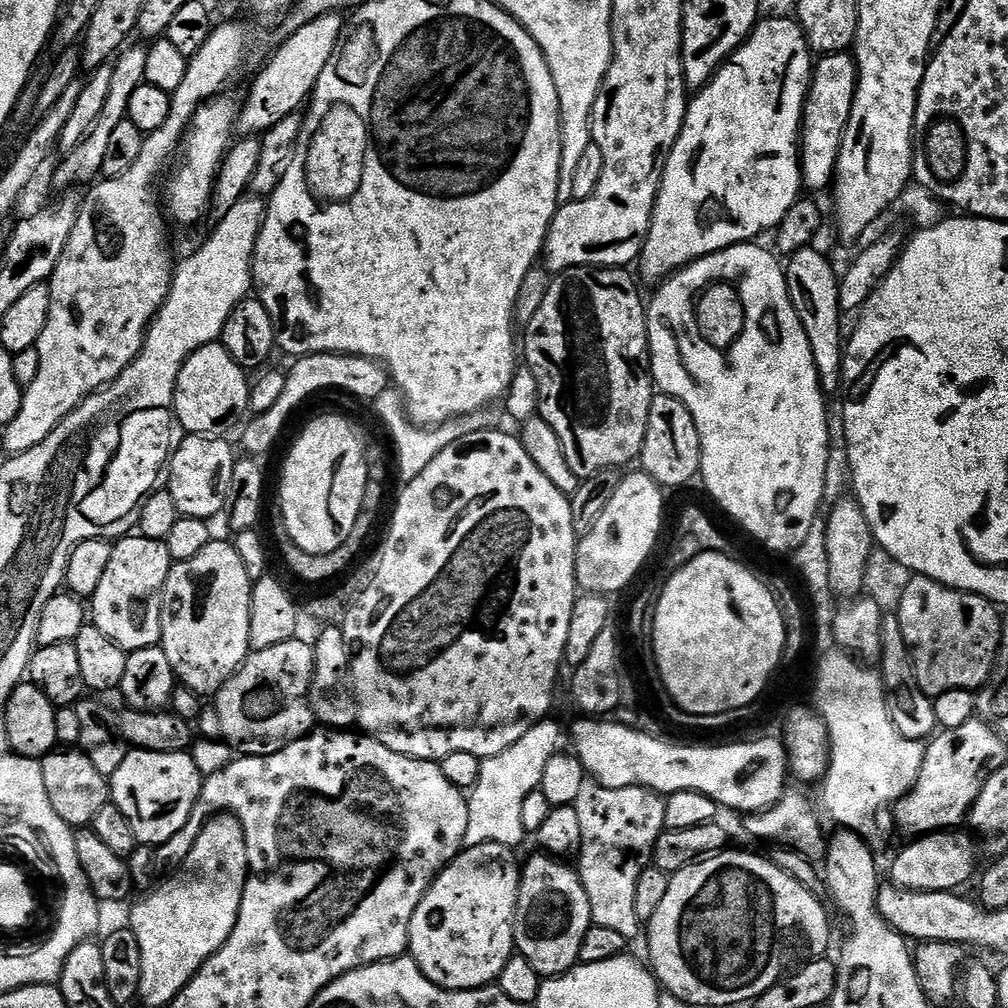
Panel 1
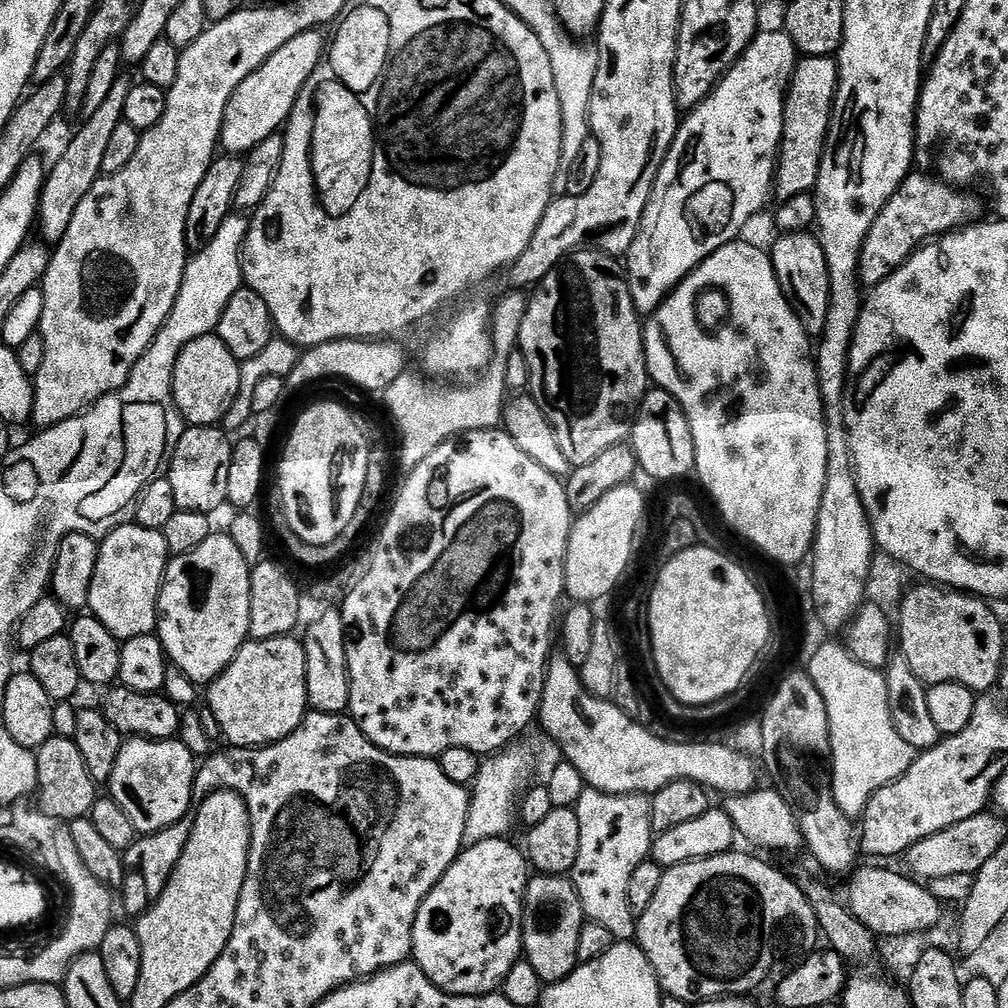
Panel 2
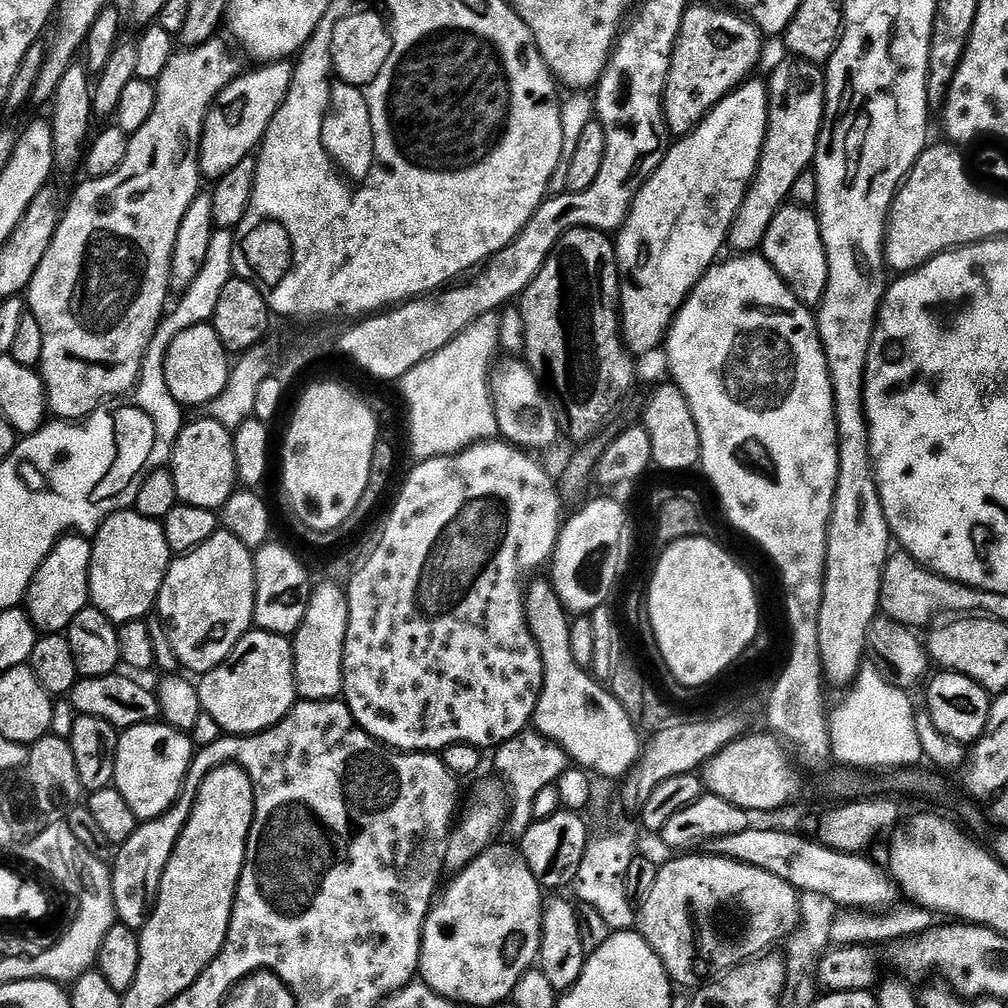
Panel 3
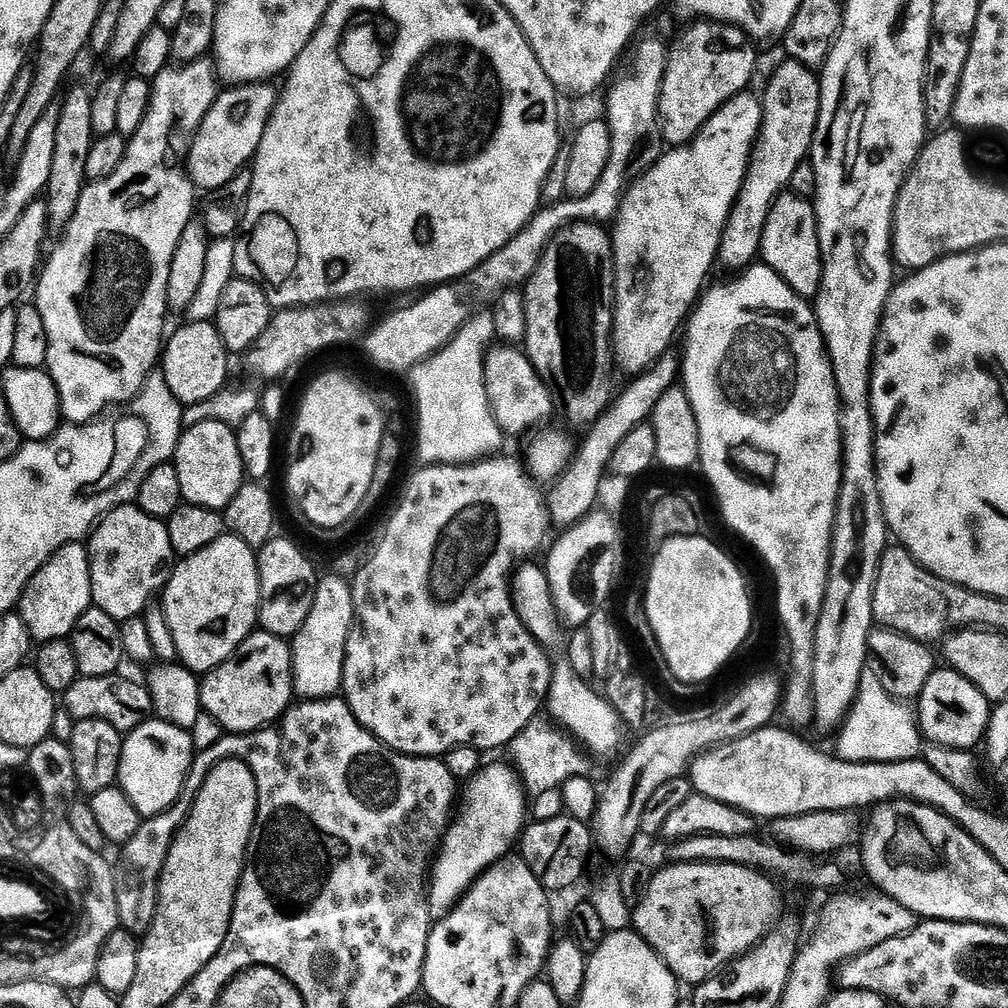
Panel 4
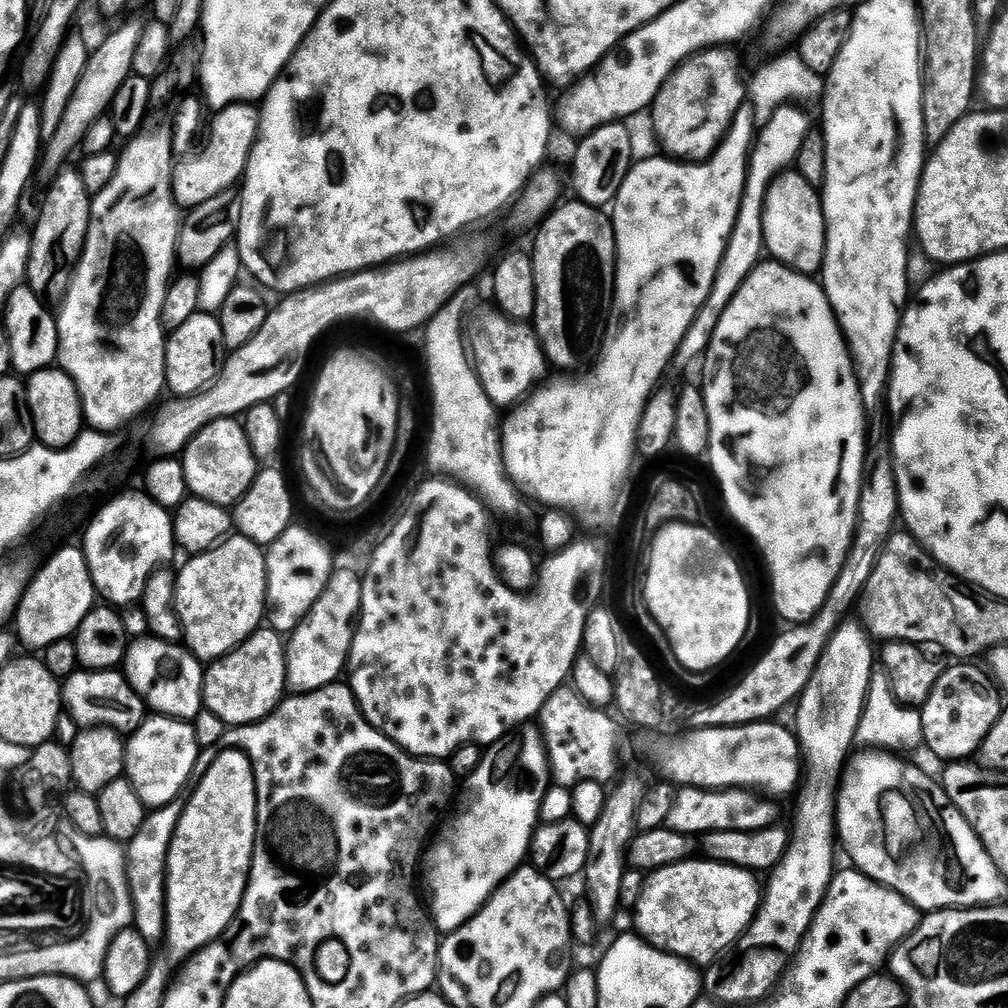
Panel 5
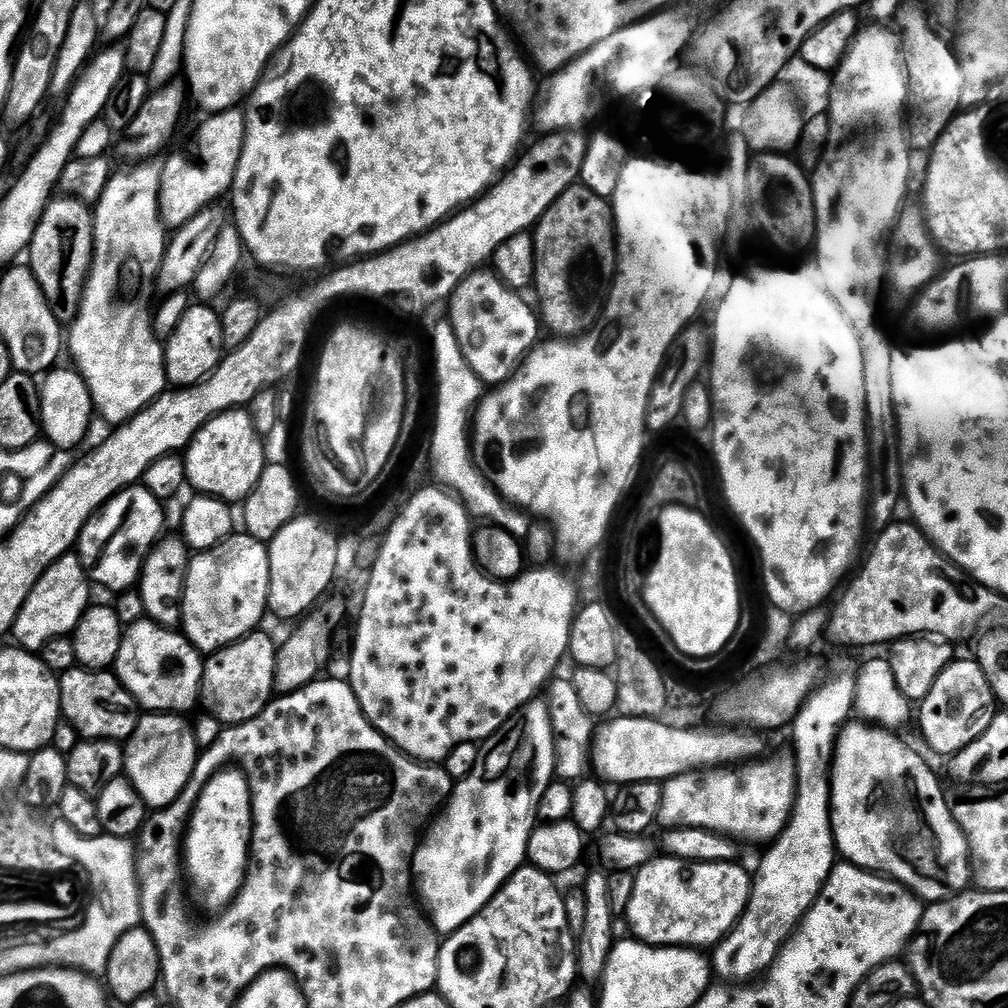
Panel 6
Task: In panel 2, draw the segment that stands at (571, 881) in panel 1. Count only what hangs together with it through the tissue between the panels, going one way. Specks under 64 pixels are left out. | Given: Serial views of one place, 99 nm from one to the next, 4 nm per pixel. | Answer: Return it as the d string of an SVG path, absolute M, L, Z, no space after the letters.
M543 874L533 875L529 879L528 889L524 891L524 947L522 956L530 966L534 966L538 978L543 980L545 985L557 984L559 980L565 980L577 968L578 934L582 934L585 919L584 907L571 879Z

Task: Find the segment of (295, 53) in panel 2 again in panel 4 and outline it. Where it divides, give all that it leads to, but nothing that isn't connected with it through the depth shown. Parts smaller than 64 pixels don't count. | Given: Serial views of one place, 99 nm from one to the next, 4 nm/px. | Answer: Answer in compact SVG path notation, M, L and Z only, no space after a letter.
M268 82L241 84L221 91L210 106L206 118L195 129L196 141L188 156L186 152L186 171L193 189L211 194L217 188L226 186L255 157L262 142L262 134L278 99L277 89Z

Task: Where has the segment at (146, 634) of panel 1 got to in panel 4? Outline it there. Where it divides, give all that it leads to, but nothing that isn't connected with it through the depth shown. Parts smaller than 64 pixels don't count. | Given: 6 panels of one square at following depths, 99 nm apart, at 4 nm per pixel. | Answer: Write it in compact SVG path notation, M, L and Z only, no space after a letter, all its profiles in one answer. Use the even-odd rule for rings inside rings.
M139 506L113 508L92 529L87 537L86 547L92 579L92 603L95 607L106 610L110 618L121 622L145 615L145 609L153 603L152 595L156 591L157 595L167 585L168 578L172 575L174 561L177 559L170 542L167 523L154 519ZM142 520L144 520L144 552L134 552L132 544L138 544L138 538L130 540L128 532L132 526L136 526L138 530ZM126 544L128 552L118 552L126 548Z

